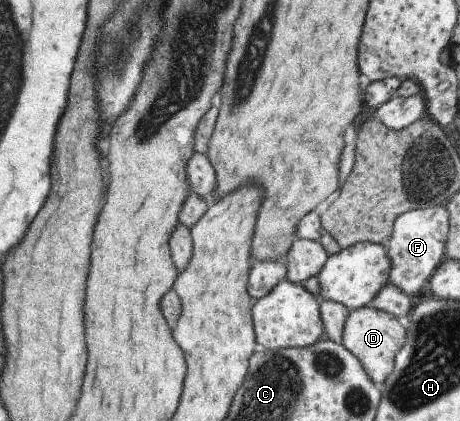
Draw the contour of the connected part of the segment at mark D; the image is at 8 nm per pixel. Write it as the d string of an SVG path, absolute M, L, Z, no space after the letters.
M370 306L360 307L348 314L341 331L341 344L356 356L364 373L373 383L382 383L394 369L394 355L405 341L403 329L395 317Z

